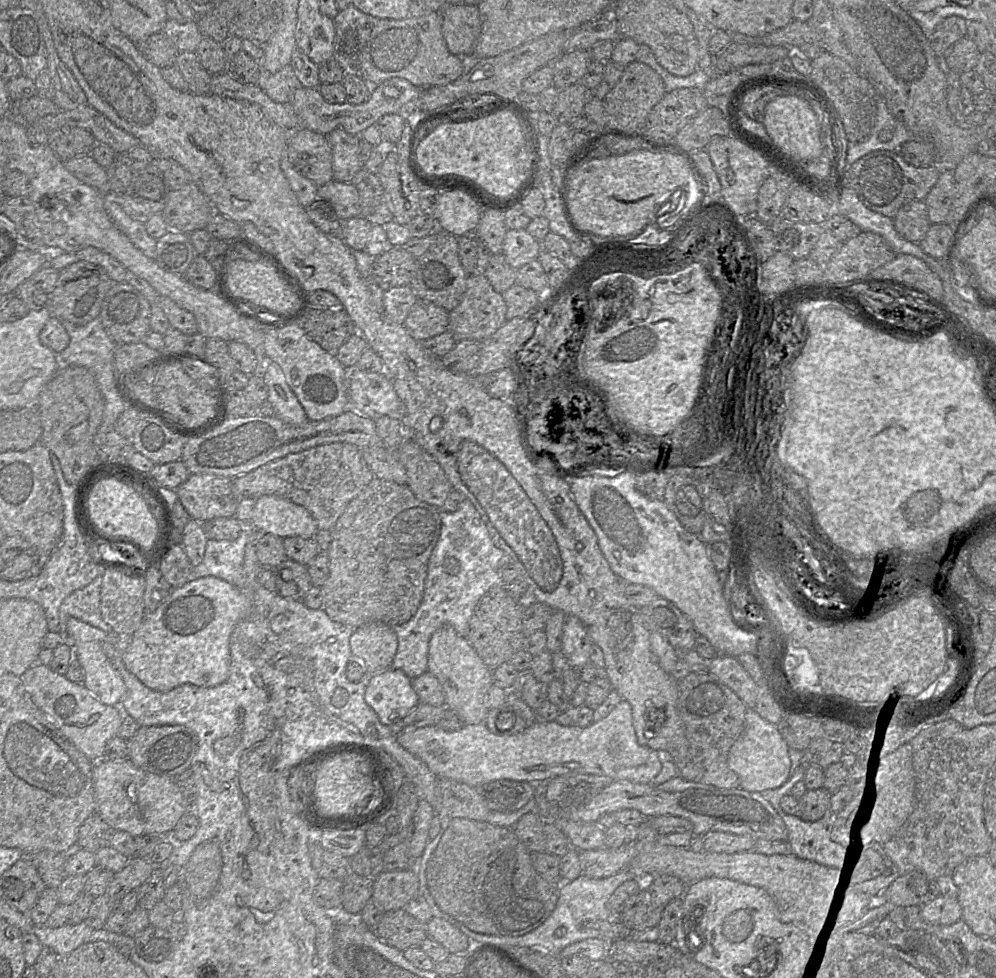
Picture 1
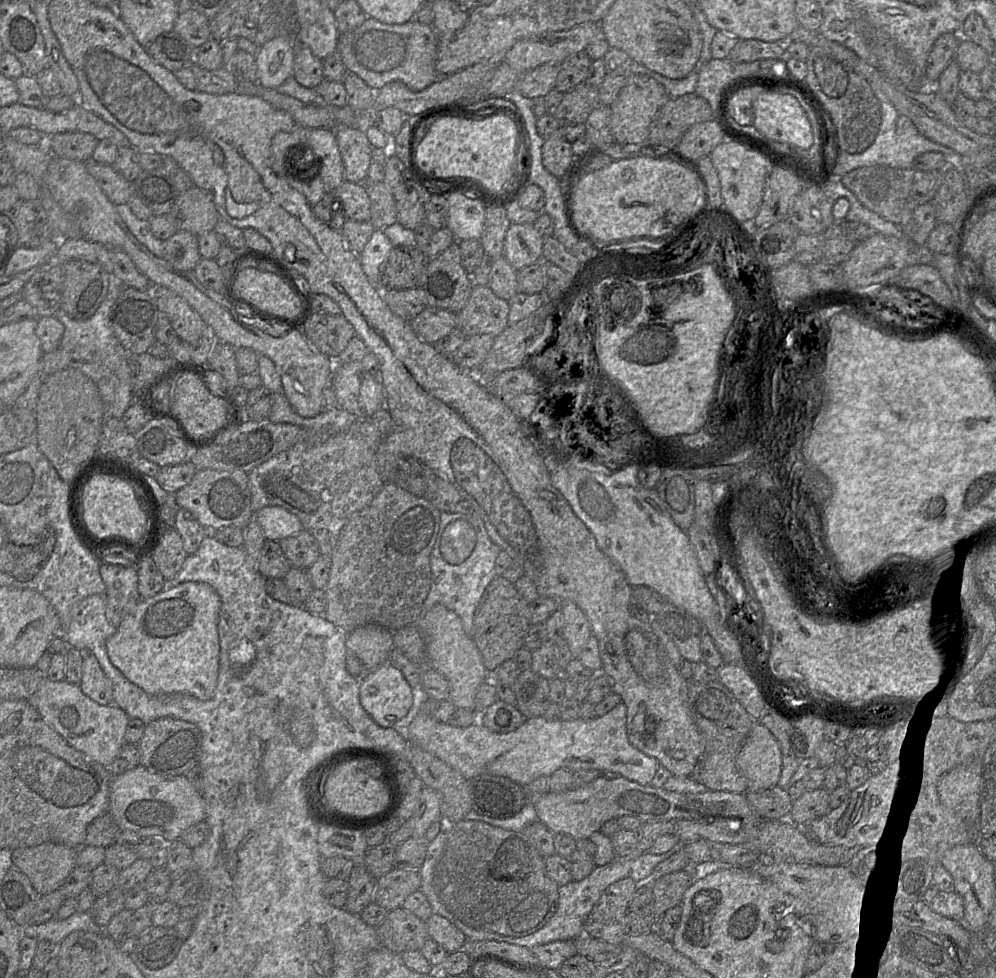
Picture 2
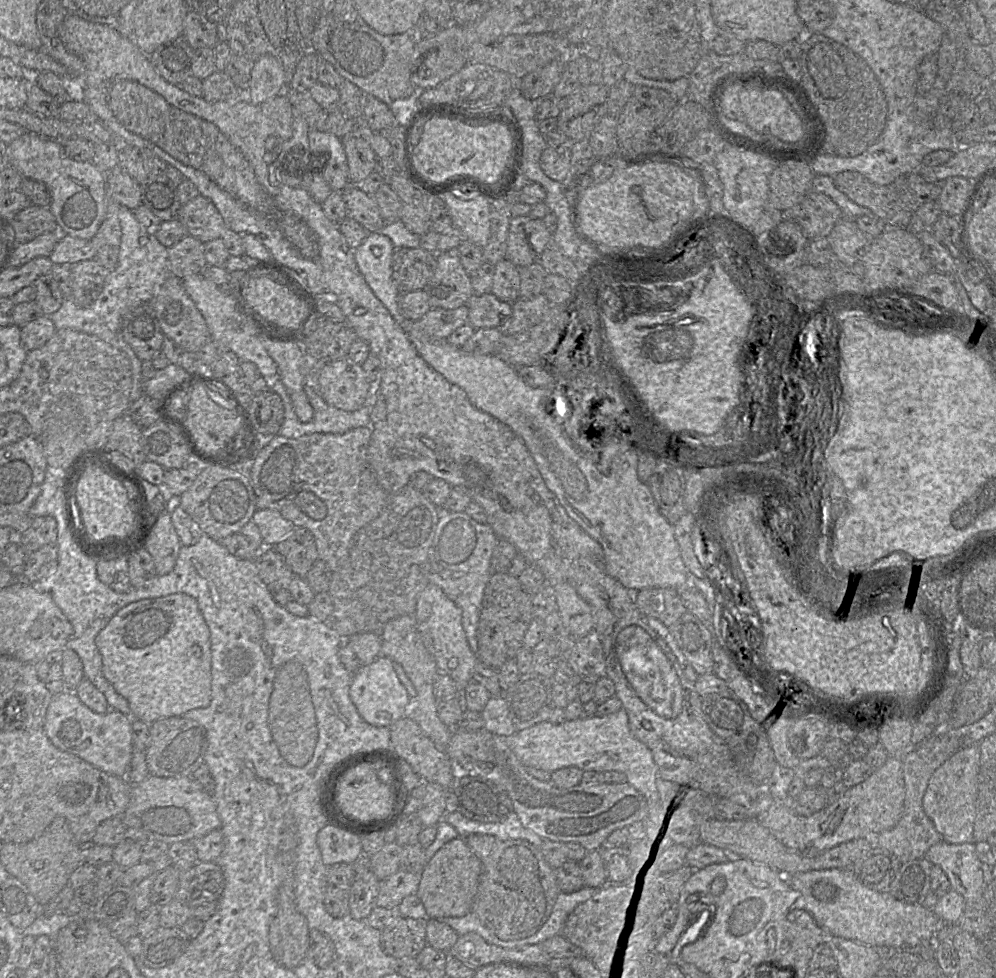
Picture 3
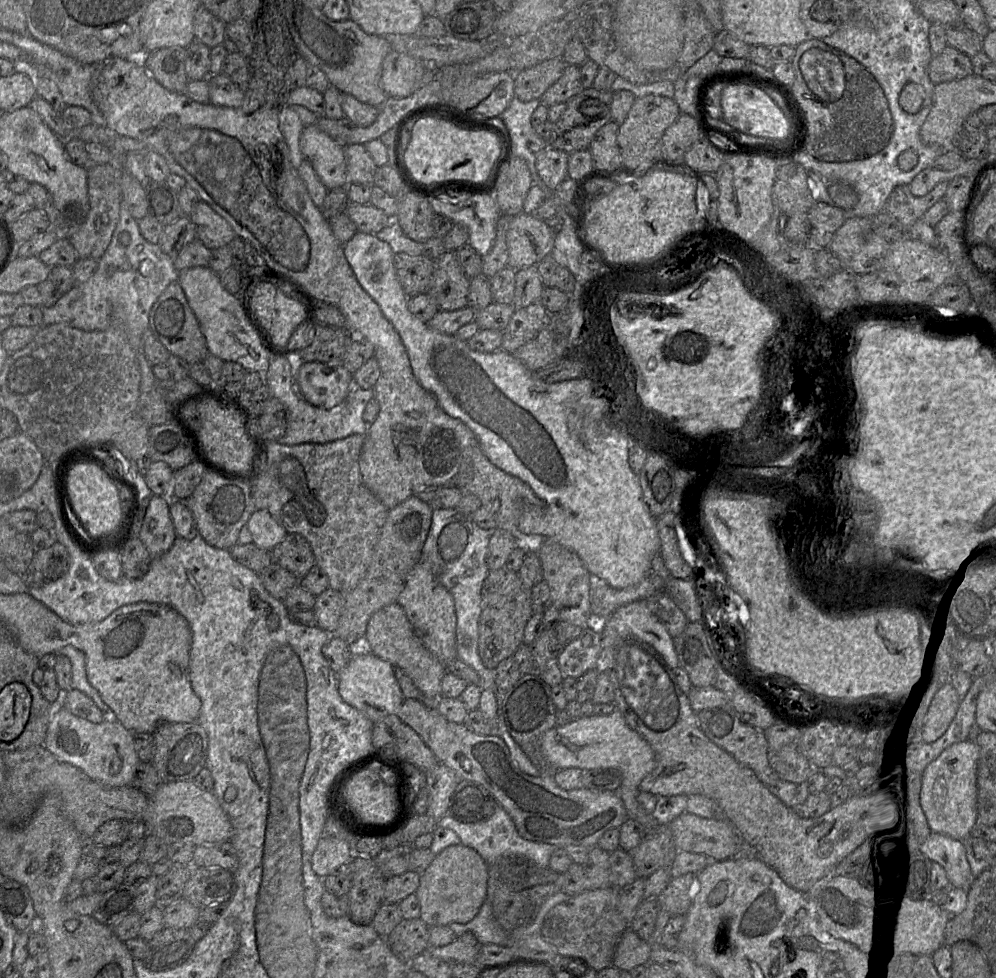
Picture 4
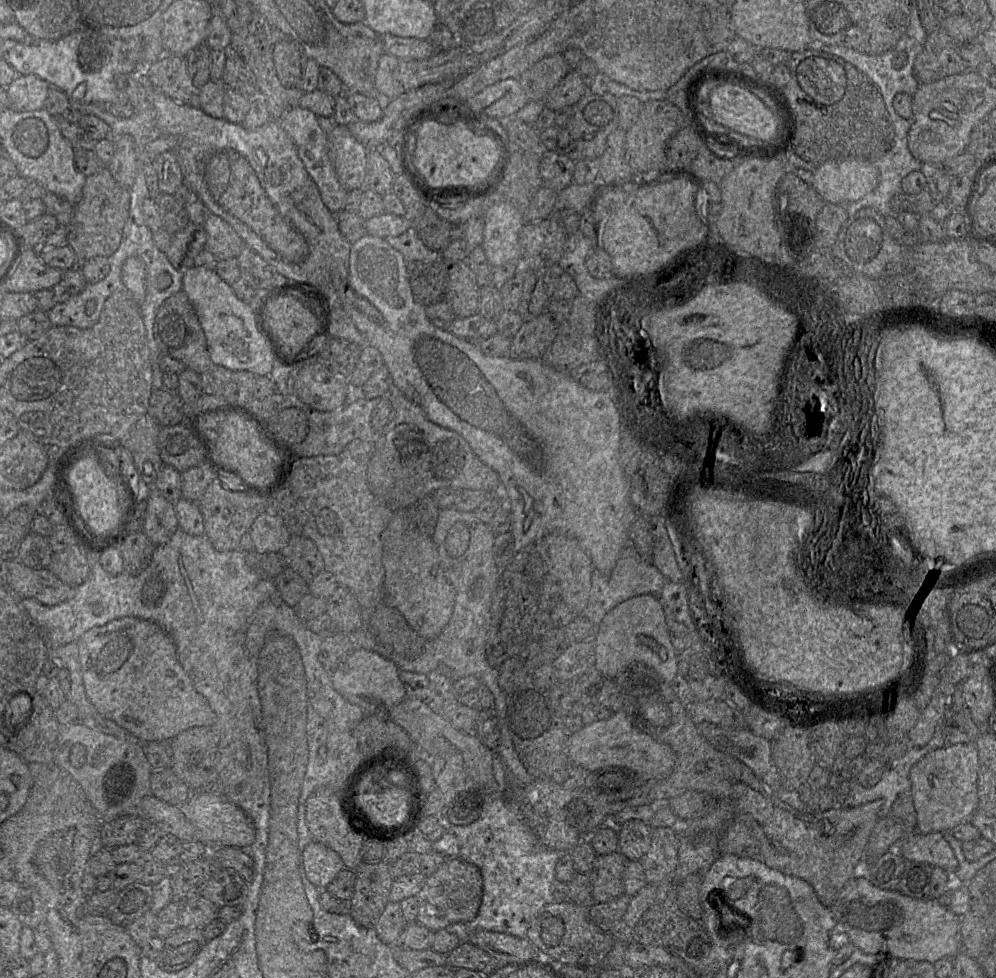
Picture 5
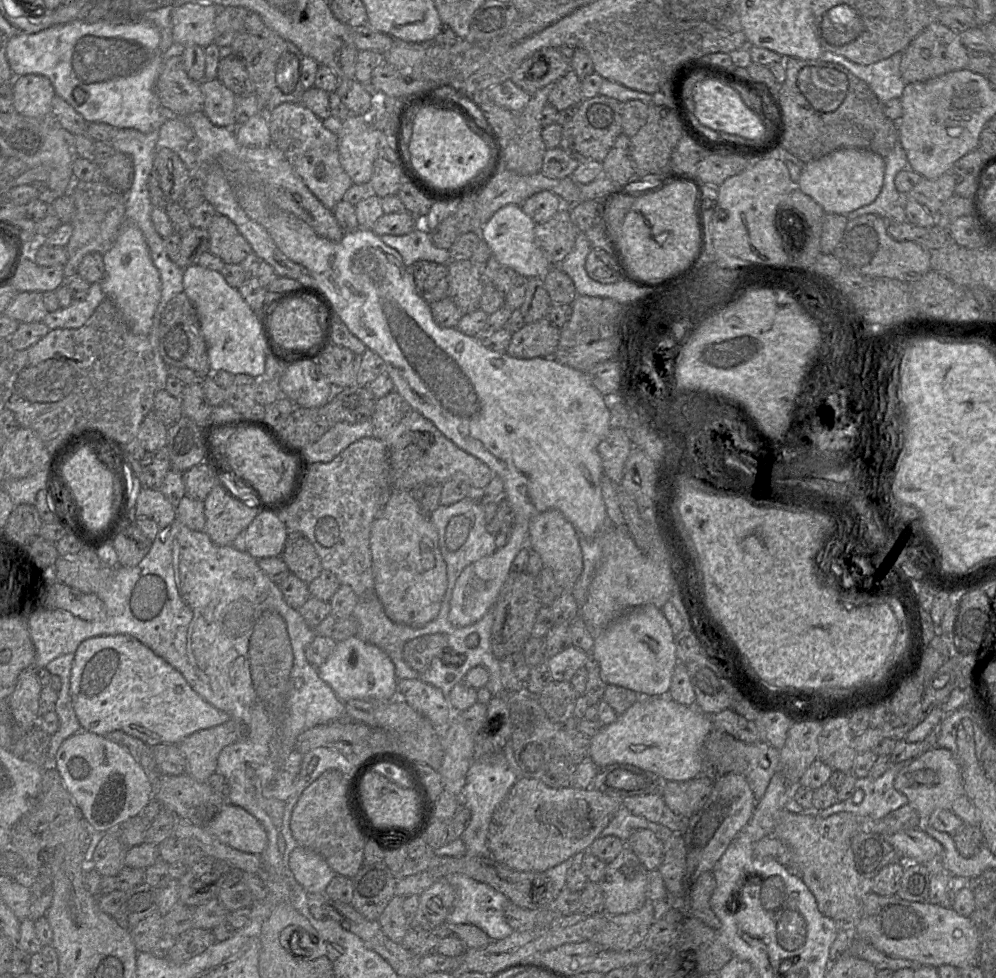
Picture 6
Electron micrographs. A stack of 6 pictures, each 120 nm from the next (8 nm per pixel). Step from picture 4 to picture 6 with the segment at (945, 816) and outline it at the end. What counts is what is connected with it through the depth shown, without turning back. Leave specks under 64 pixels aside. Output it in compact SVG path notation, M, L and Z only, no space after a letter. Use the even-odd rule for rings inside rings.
M933 748L904 767L894 780L894 787L908 798L925 822L935 810L951 810L953 802L964 795L963 781L954 754L948 749Z

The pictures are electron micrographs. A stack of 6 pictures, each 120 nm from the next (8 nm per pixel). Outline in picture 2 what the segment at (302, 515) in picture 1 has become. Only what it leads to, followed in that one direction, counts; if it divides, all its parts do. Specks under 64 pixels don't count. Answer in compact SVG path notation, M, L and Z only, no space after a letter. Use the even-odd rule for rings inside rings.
M266 506L254 513L266 540L280 541L303 529L300 519L279 506Z

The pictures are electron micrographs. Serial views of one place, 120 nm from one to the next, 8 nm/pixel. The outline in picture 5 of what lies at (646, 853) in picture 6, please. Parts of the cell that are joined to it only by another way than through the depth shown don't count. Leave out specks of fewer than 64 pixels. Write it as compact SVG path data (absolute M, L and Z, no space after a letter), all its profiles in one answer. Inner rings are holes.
M629 820L618 829L618 851L628 860L640 860L651 846L652 829L643 821Z

